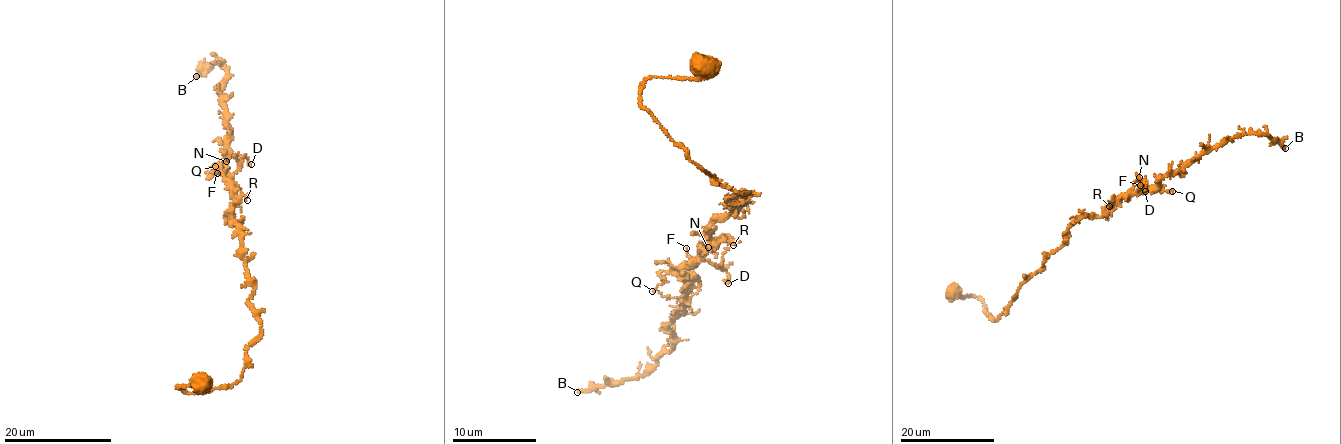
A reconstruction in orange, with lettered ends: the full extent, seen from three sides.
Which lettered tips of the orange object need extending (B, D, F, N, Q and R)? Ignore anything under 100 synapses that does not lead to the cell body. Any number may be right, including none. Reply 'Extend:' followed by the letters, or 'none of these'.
Extend: none of these

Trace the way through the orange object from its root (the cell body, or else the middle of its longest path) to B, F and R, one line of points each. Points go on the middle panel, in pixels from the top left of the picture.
B: (703, 65), (649, 78), (642, 104), (748, 192), (680, 273), (674, 345), (577, 392)
F: (703, 65), (639, 95), (689, 161), (748, 192), (686, 248)
R: (703, 65), (692, 78), (649, 78), (639, 95), (689, 161), (748, 192), (708, 231), (733, 245)

